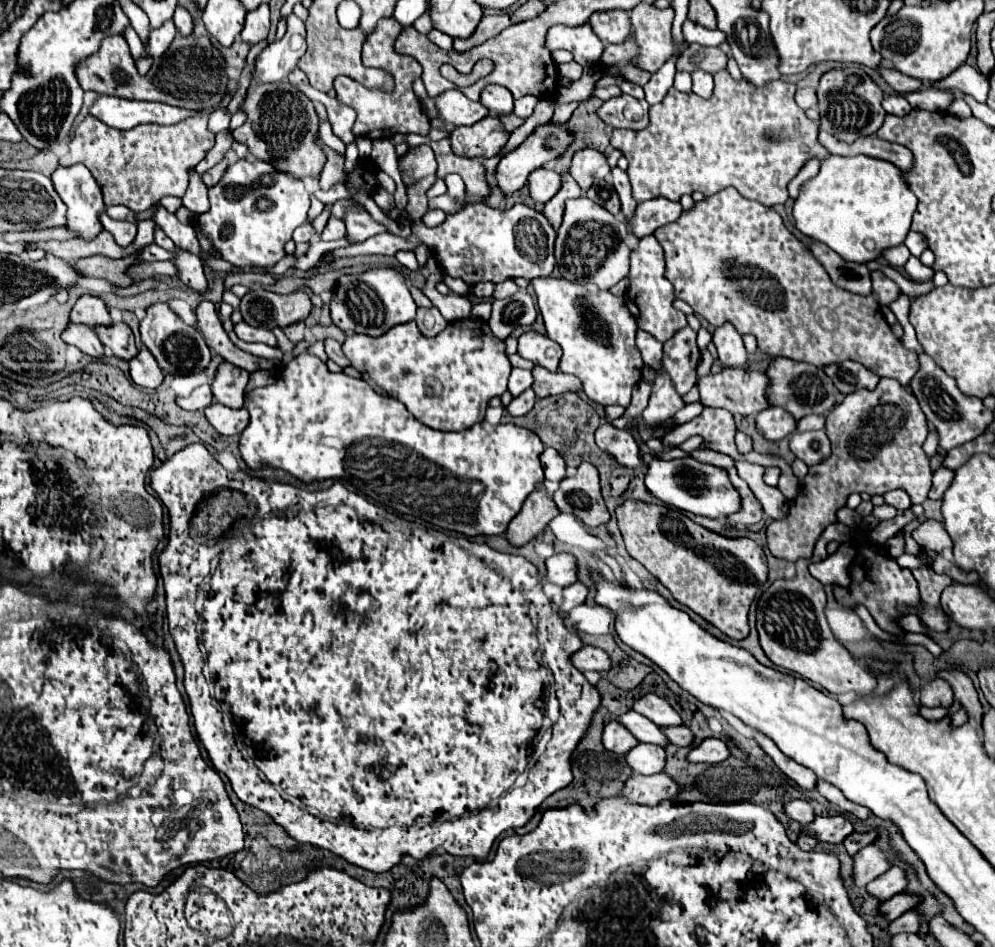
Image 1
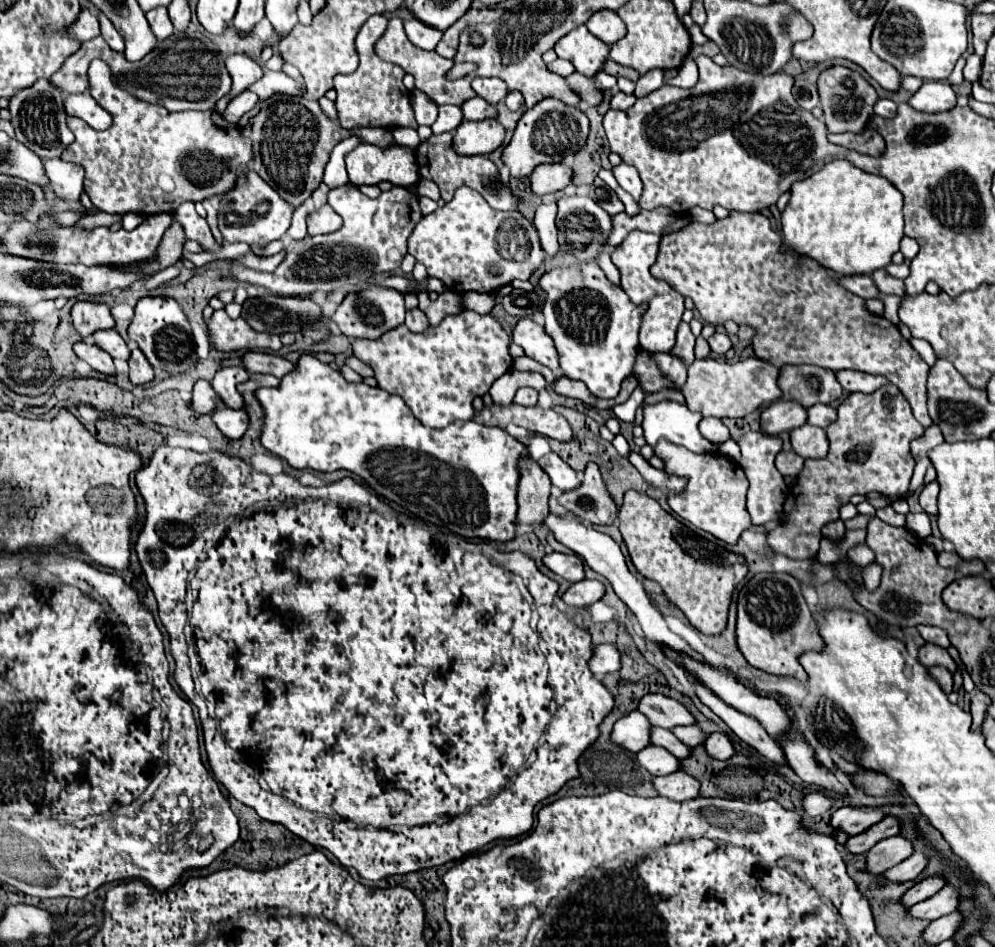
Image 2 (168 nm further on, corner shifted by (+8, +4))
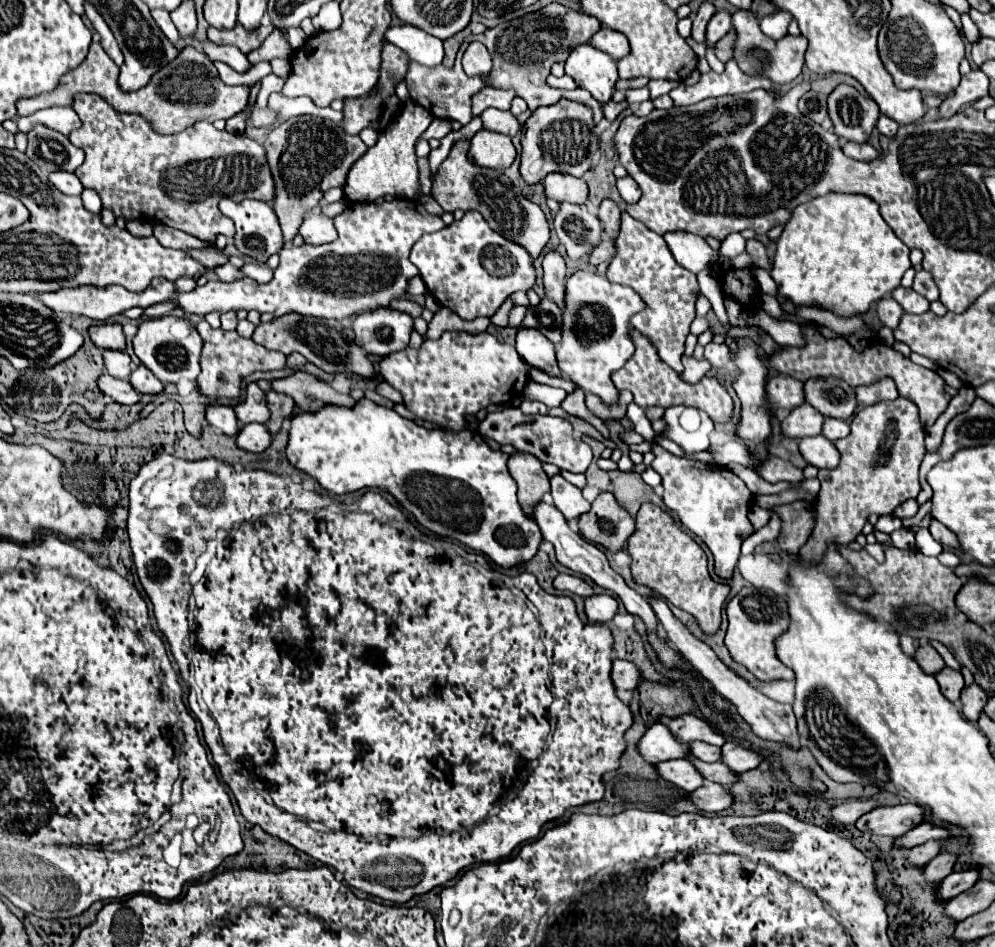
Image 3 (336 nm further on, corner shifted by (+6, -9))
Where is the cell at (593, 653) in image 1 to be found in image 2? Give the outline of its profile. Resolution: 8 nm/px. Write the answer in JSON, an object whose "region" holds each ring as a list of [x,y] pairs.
{"region":[[[611,643],[607,645],[597,645],[595,655],[589,661],[591,671],[595,673],[597,679],[603,679],[607,673],[617,673],[621,667],[621,655],[619,649]]]}

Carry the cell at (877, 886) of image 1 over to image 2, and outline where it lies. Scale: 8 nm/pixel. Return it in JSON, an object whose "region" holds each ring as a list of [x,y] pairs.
{"region":[[[913,853],[909,859],[901,861],[899,865],[891,867],[889,871],[885,871],[883,875],[889,879],[889,881],[897,881],[897,883],[903,883],[903,881],[911,881],[911,879],[917,879],[919,873],[927,867],[927,857],[925,853]]]}

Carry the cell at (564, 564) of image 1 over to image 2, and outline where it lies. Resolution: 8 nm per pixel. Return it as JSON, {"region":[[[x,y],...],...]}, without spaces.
{"region":[[[549,553],[543,557],[543,563],[559,577],[575,583],[585,579],[583,563],[577,555],[563,555],[563,553]]]}

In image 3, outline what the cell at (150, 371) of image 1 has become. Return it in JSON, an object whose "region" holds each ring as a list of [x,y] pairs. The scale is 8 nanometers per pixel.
{"region":[[[143,364],[133,370],[129,382],[139,394],[159,394],[163,390],[163,384]]]}

